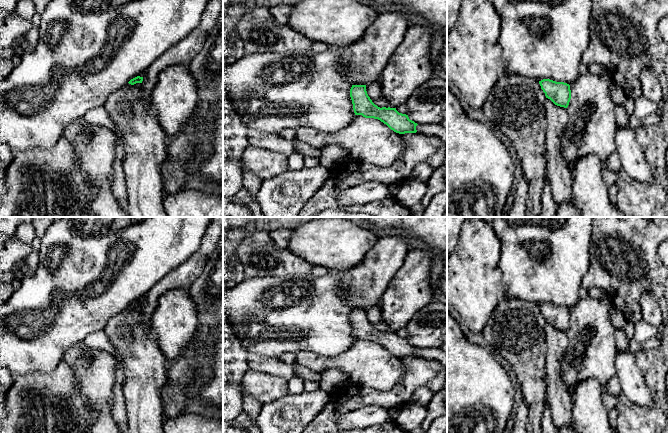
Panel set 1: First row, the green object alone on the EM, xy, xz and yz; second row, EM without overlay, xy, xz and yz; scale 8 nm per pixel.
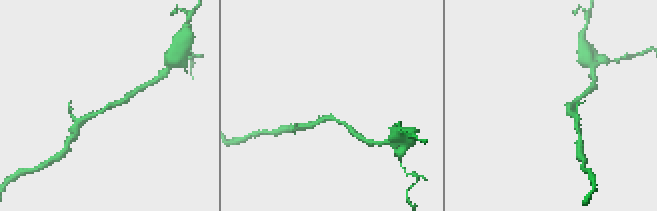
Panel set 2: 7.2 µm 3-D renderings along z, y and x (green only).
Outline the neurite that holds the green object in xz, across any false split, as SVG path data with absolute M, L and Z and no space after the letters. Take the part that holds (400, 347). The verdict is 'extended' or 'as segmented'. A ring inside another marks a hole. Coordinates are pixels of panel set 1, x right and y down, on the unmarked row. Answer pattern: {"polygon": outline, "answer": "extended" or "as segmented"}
{"polygon": "M352 309L350 321L355 339L378 343L399 358L417 356L418 348L410 344L408 339L399 337L396 332L375 329L367 318L366 309Z", "answer": "as segmented"}

